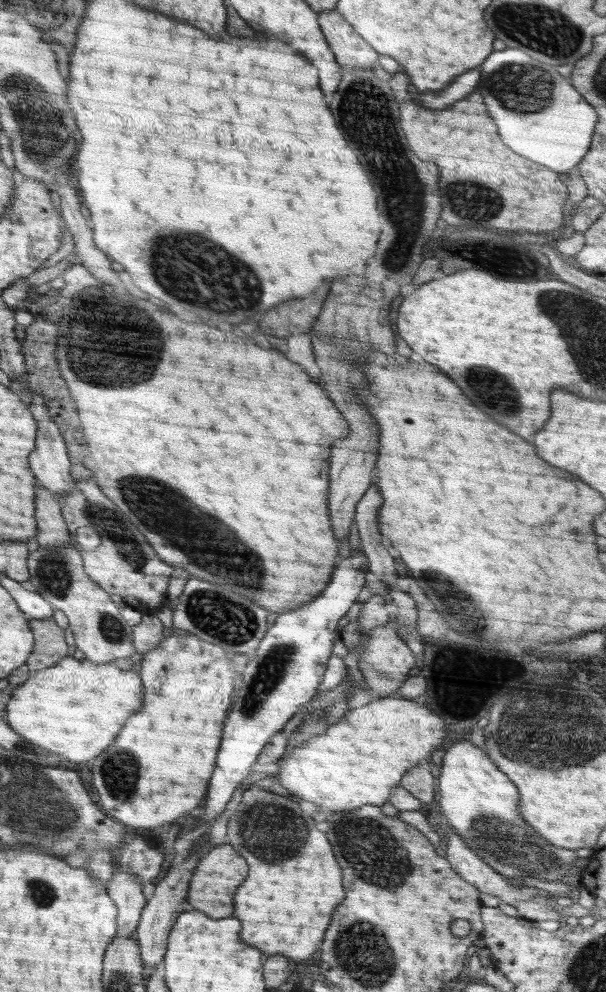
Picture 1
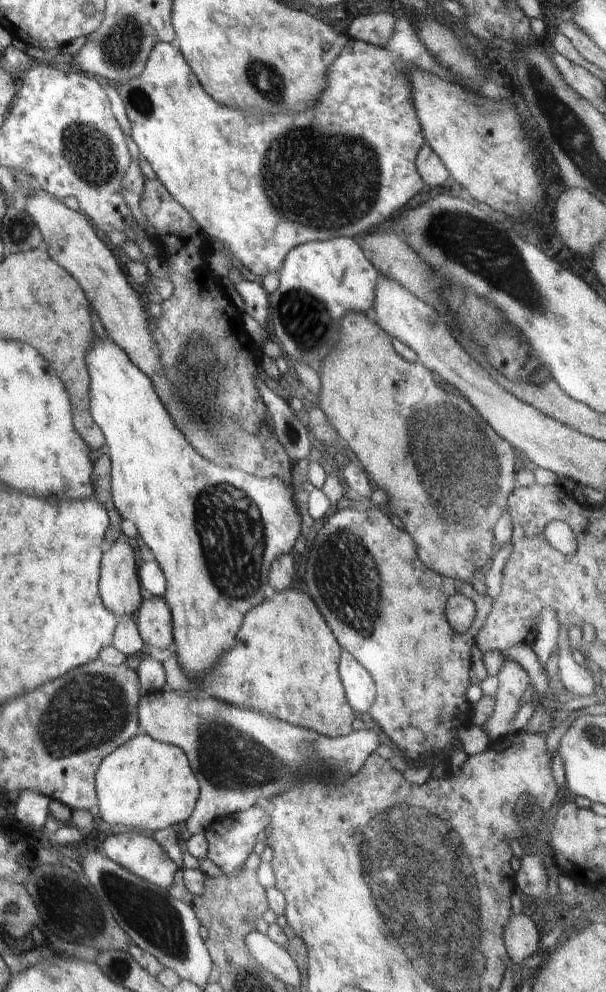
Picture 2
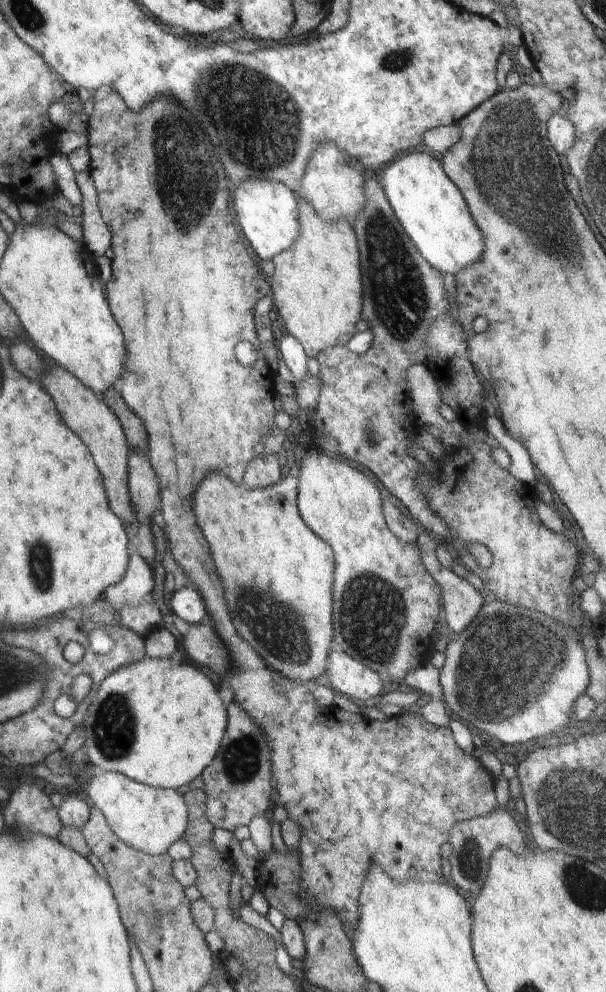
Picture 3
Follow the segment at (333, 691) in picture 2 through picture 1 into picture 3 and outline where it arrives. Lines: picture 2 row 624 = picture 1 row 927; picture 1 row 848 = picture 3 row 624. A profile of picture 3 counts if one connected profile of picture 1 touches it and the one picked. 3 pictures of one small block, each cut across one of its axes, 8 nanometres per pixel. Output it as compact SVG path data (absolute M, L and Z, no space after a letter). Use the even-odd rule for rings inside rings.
M211 473L195 490L192 504L226 588L228 612L238 634L268 666L291 681L311 685L327 670L330 642L334 638L334 554L302 522L297 505L298 485L297 477L288 475L269 487L249 489L244 484L234 484L222 473ZM270 614L286 620L266 620L272 618Z

